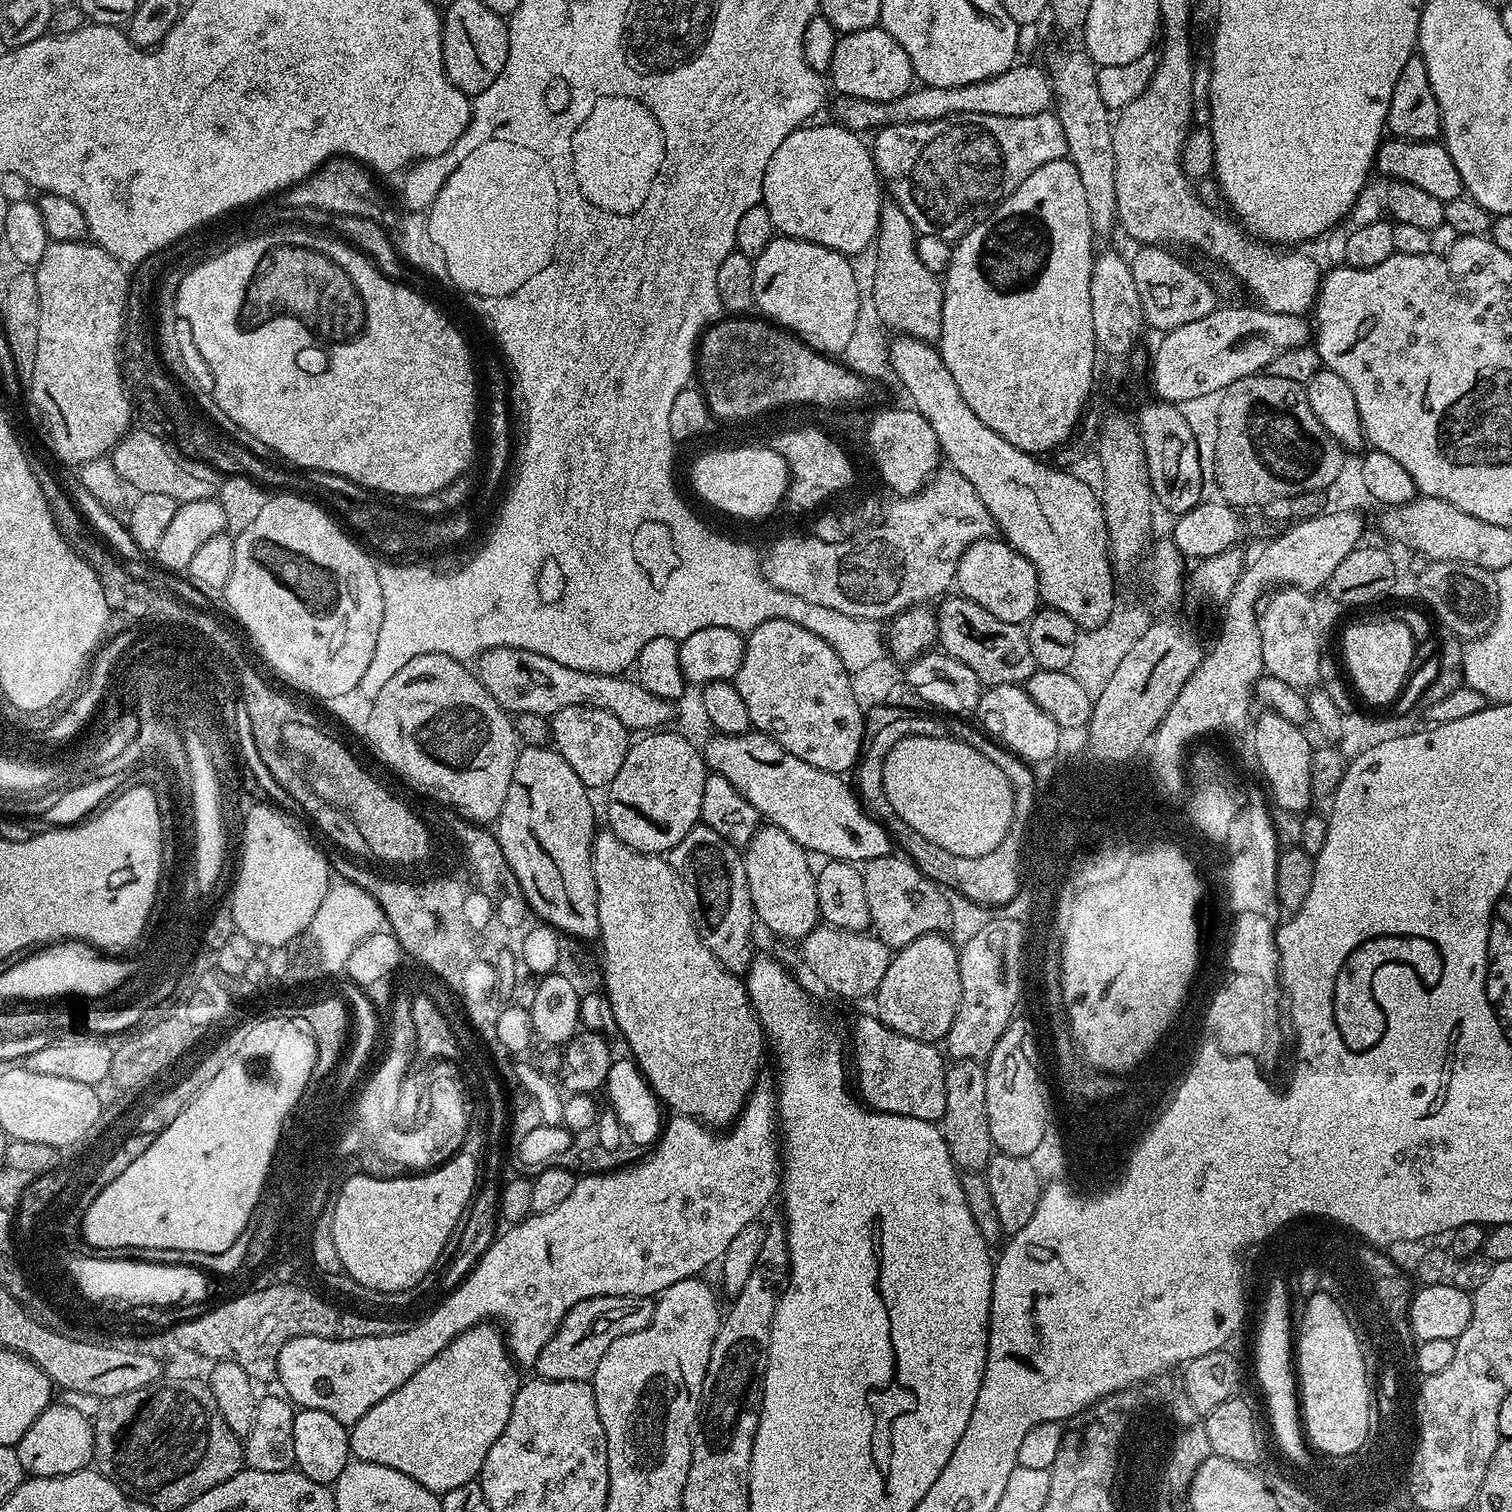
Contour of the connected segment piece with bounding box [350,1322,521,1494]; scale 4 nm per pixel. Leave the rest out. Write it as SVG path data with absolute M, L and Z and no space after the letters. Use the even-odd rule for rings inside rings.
M488 1322L476 1324L470 1330L463 1332L461 1336L455 1336L442 1351L434 1354L434 1358L430 1358L430 1362L423 1364L407 1382L398 1386L398 1390L394 1390L386 1398L382 1398L382 1402L378 1402L378 1406L370 1406L370 1410L366 1410L366 1414L362 1414L362 1418L358 1418L358 1422L351 1425L350 1446L353 1457L357 1460L374 1462L378 1466L390 1466L390 1470L398 1470L402 1474L414 1478L414 1482L426 1486L426 1490L437 1494L455 1490L458 1486L466 1486L466 1482L479 1477L482 1462L486 1462L486 1454L490 1454L490 1446L494 1446L494 1442L498 1442L498 1434L502 1434L502 1430L506 1430L506 1422L510 1422L510 1410L514 1406L516 1391L521 1386L521 1381L516 1380L516 1371L518 1368L509 1353L503 1331Z

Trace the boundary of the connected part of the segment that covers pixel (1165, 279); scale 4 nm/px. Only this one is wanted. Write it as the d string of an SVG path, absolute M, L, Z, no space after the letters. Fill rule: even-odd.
M1144 246L1130 256L1131 268L1134 276L1135 289L1141 298L1141 306L1144 311L1144 319L1147 327L1157 328L1157 333L1163 334L1174 330L1178 326L1186 326L1186 322L1198 322L1198 318L1206 318L1218 307L1216 292L1191 268L1188 264L1183 264L1174 253L1168 252L1164 246Z

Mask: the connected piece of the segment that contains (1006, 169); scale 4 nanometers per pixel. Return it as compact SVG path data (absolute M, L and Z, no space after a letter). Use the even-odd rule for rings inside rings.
M1051 111L1026 118L962 114L929 124L891 124L879 129L875 136L876 145L873 143L870 151L887 195L902 206L906 218L910 218L920 236L940 236L949 242L955 242L969 232L985 210L1014 194L1014 190L1018 190L1018 186L1022 186L1038 166L1046 166L1046 162L1068 156L1062 122Z

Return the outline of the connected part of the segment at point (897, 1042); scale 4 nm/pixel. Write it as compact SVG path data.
M872 1014L857 1018L856 1029L852 1032L852 1044L856 1047L854 1080L860 1083L858 1096L867 1107L873 1112L889 1112L933 1122L943 1121L948 1068L936 1044L906 1038L890 1030Z

